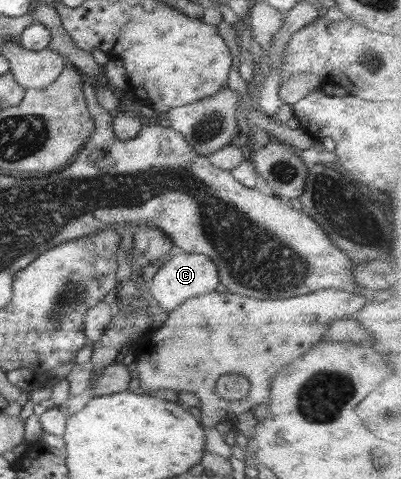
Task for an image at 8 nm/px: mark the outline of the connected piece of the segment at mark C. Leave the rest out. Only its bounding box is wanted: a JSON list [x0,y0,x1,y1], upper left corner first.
[148,250,221,313]

